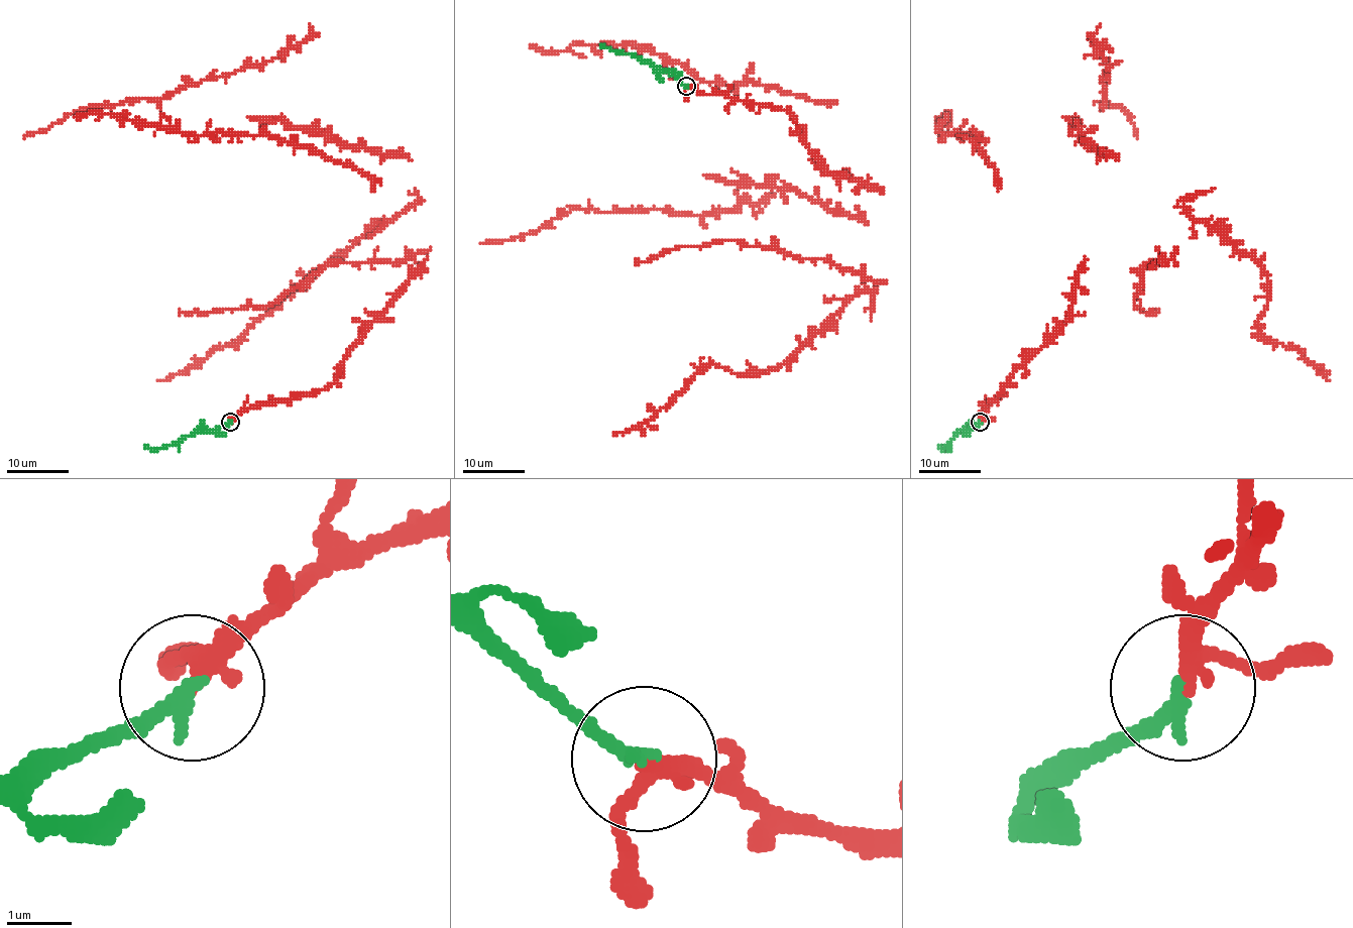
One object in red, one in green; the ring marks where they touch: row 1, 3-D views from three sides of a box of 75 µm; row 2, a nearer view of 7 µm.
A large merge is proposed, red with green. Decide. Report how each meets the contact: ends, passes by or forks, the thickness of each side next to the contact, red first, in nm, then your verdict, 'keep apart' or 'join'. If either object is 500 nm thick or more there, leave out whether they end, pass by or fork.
red passes by | green ends | 260/240 nm | join

